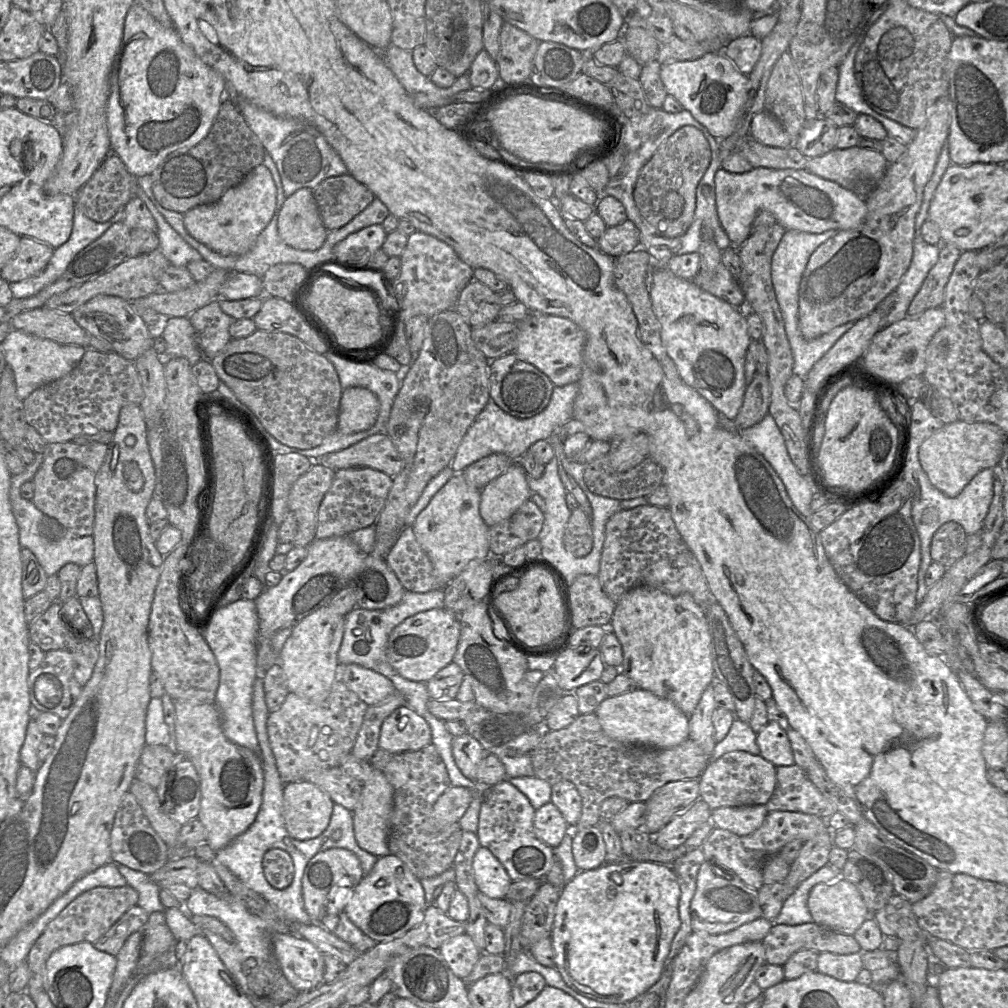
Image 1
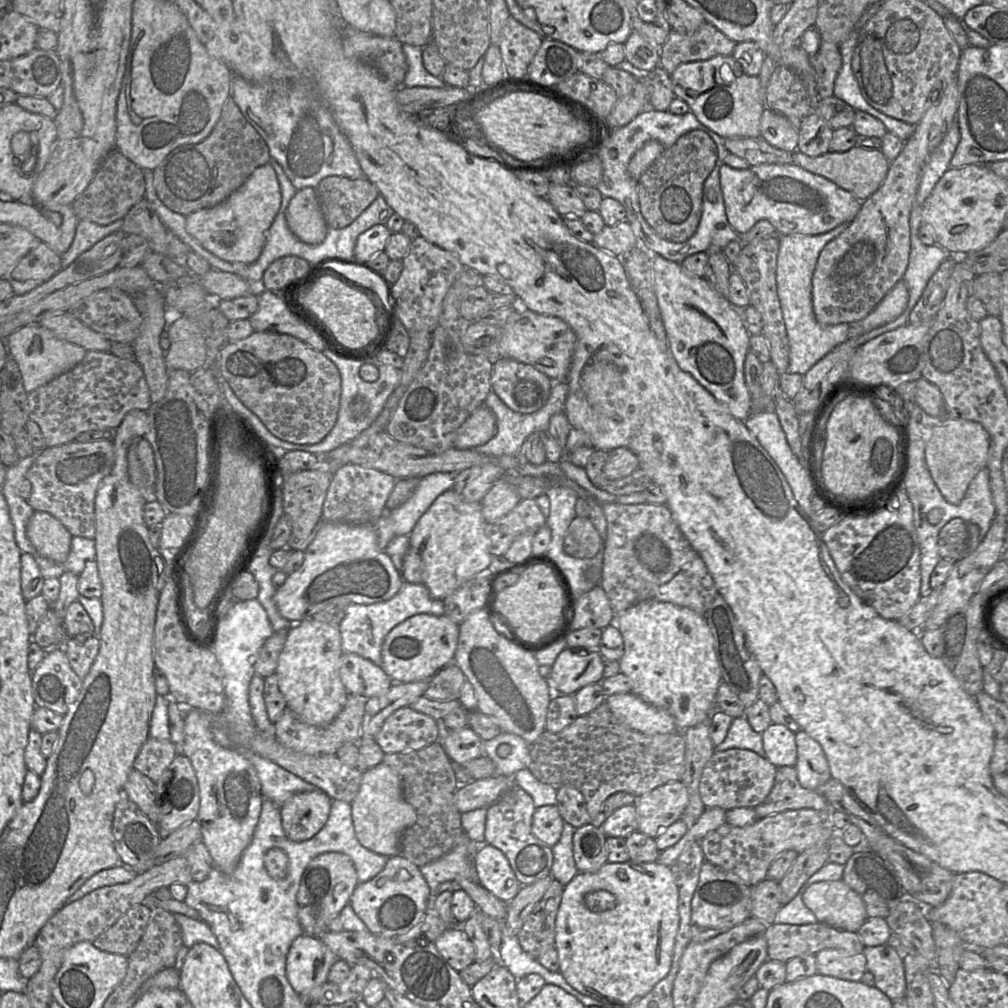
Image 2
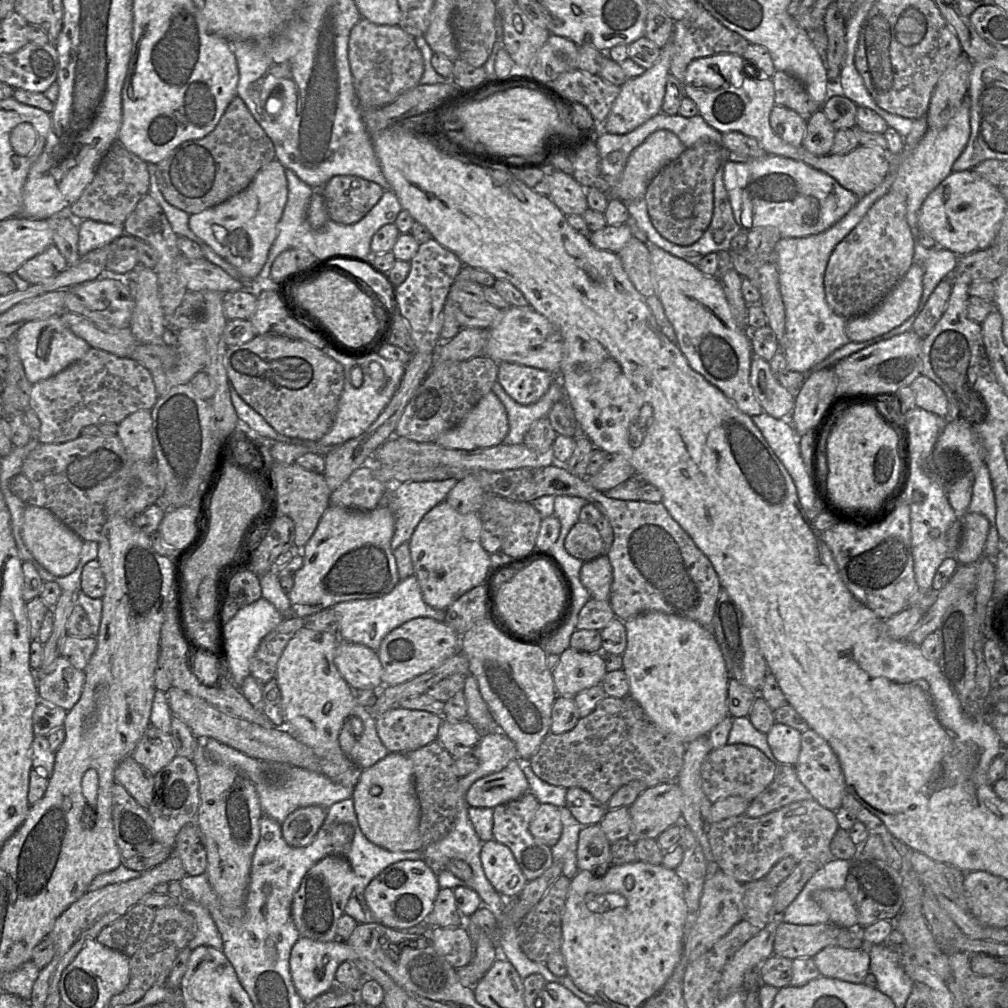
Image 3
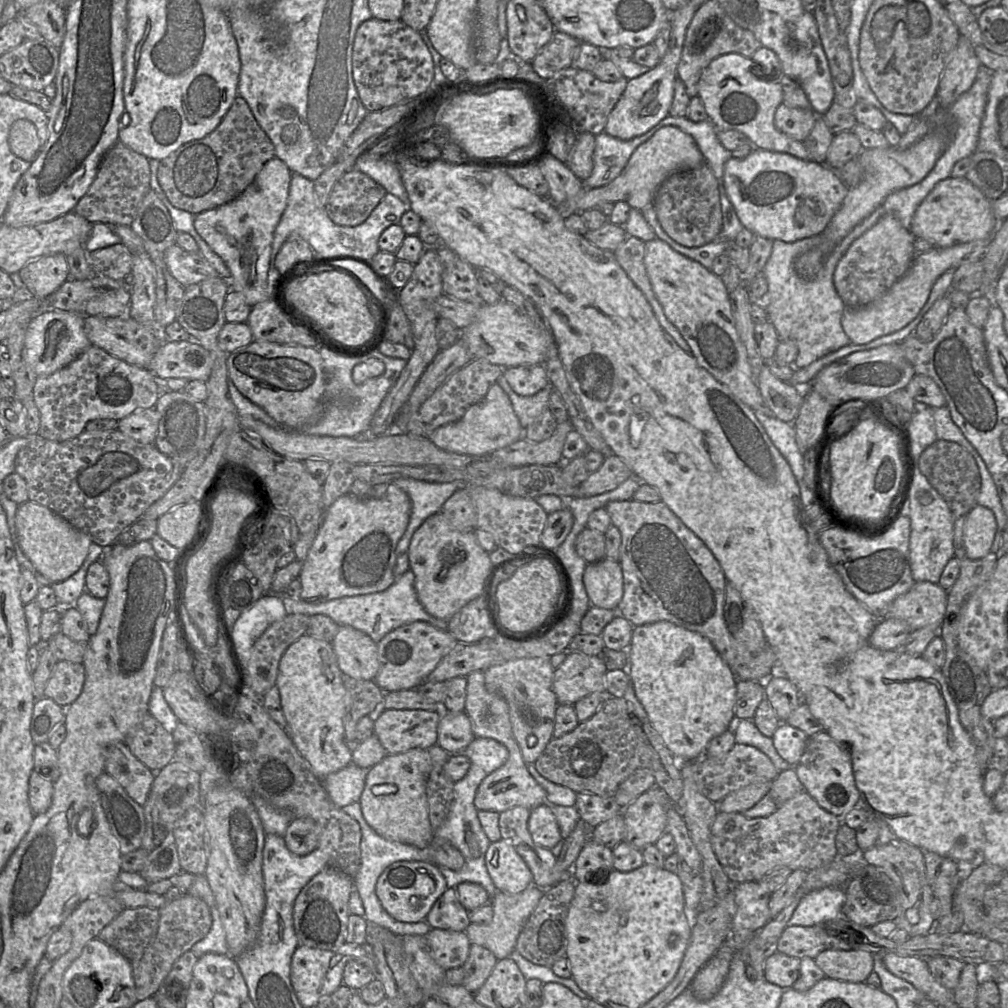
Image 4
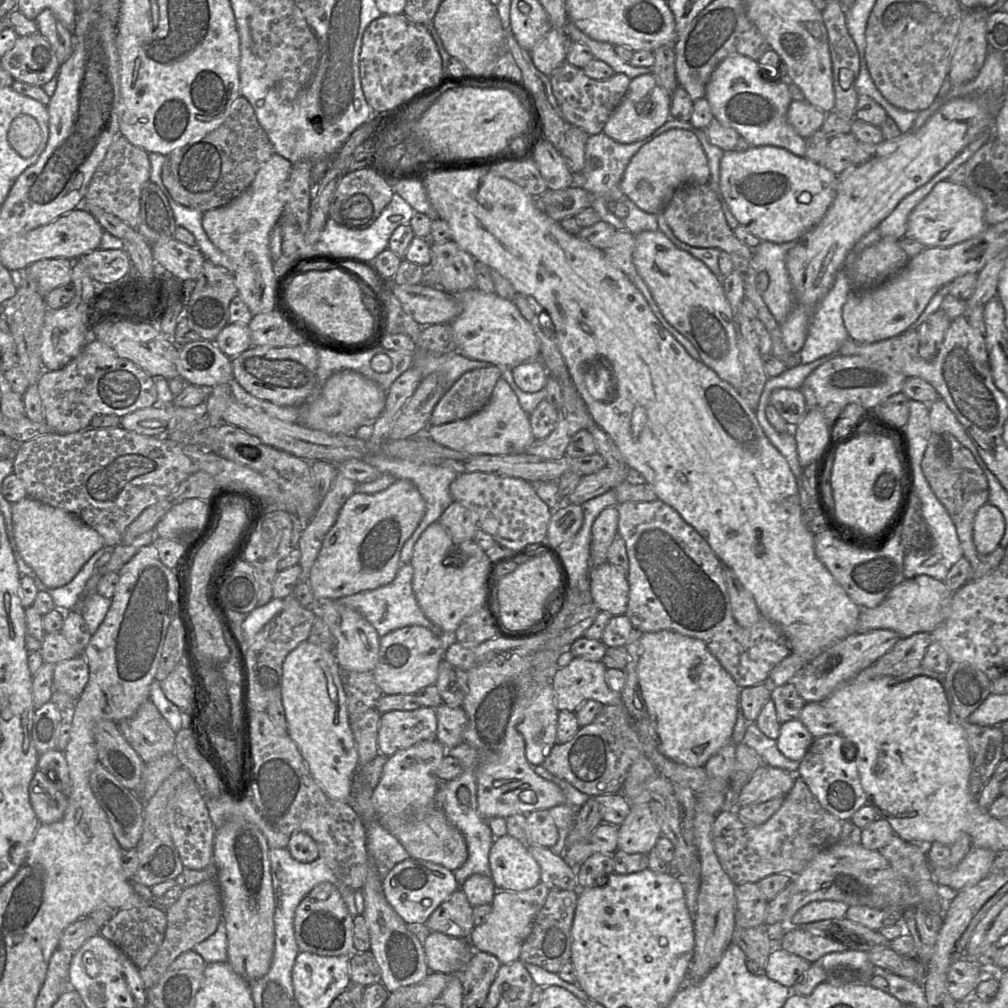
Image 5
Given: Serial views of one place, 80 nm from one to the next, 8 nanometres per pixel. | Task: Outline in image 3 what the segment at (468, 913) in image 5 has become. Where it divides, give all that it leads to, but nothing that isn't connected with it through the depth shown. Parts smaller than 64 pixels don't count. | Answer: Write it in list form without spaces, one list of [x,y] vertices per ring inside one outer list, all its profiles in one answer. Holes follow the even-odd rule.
[[[440,889],[435,899],[431,913],[425,921],[432,927],[455,928],[464,926],[466,919],[457,909],[454,890]]]

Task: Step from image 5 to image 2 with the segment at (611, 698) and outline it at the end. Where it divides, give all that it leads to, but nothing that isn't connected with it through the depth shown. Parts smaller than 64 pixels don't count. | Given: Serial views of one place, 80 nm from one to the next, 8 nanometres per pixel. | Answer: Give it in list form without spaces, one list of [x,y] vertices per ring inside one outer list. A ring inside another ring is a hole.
[[[566,647],[551,666],[549,680],[554,693],[574,695],[581,688],[601,683],[605,660],[599,649],[571,649]]]

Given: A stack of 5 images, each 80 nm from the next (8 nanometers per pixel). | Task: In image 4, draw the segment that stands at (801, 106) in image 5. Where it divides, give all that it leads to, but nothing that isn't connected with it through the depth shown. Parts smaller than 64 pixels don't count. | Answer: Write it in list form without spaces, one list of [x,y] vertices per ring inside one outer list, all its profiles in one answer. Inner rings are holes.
[[[780,104],[774,115],[774,124],[782,133],[798,141],[804,141],[810,134],[817,114],[812,109],[800,109]]]

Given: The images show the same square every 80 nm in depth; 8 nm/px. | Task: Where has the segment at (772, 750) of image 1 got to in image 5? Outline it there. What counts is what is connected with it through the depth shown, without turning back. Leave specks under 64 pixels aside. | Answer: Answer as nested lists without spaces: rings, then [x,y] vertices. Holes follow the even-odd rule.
[[[798,719],[784,722],[780,726],[777,740],[779,751],[788,759],[801,761],[811,746],[814,737]]]

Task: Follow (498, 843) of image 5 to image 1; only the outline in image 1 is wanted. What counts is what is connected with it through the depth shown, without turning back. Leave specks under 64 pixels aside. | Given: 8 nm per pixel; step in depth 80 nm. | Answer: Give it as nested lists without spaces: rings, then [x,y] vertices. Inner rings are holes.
[[[482,846],[478,848],[472,867],[475,884],[481,893],[490,898],[505,899],[512,880],[489,849]]]

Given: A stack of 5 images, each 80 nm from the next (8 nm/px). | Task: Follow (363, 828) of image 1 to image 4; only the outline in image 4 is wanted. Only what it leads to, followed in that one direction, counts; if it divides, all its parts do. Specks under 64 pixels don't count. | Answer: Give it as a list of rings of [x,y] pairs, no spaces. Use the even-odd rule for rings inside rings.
[[[415,748],[404,753],[387,754],[385,758],[369,769],[359,804],[368,825],[381,837],[425,849],[431,845],[434,831],[430,825],[426,783],[431,770],[431,758],[427,749]]]

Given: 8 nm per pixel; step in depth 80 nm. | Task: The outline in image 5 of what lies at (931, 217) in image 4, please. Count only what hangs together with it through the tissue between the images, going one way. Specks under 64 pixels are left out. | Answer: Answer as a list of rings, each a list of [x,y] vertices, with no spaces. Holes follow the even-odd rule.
[[[943,180],[912,210],[905,236],[914,238],[926,248],[950,247],[979,235],[986,228],[982,201],[964,184]]]

